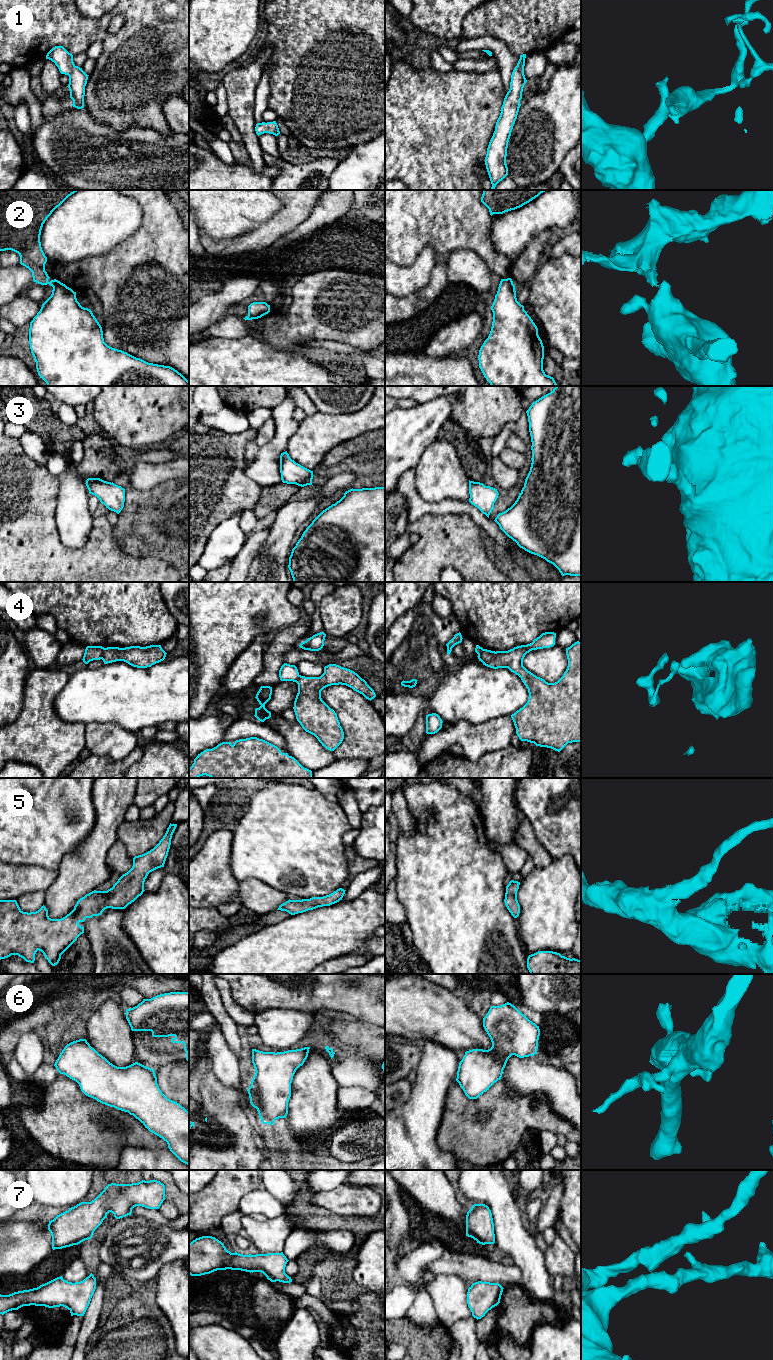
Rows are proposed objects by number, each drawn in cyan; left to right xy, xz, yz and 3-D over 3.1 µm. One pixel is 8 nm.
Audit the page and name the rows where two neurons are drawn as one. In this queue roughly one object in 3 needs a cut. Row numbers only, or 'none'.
2, 4

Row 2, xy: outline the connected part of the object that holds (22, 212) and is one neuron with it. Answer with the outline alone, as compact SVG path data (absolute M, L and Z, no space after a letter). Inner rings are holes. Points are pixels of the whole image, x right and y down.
M0 190L0 251L12 250L19 254L20 264L32 272L33 281L50 286L45 271L47 257L40 242L43 224L52 212L69 196L79 190Z

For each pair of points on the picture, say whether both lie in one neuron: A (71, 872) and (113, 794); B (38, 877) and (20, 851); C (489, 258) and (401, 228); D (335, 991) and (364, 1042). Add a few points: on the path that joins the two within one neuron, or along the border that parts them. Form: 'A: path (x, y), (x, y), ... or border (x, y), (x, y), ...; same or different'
A: path (90, 853), (104, 834), (109, 813); same
B: border (10, 863), (34, 864), (52, 870); different
C: path (469, 236), (461, 228), (423, 228); same
D: border (342, 1015), (373, 1024); different

